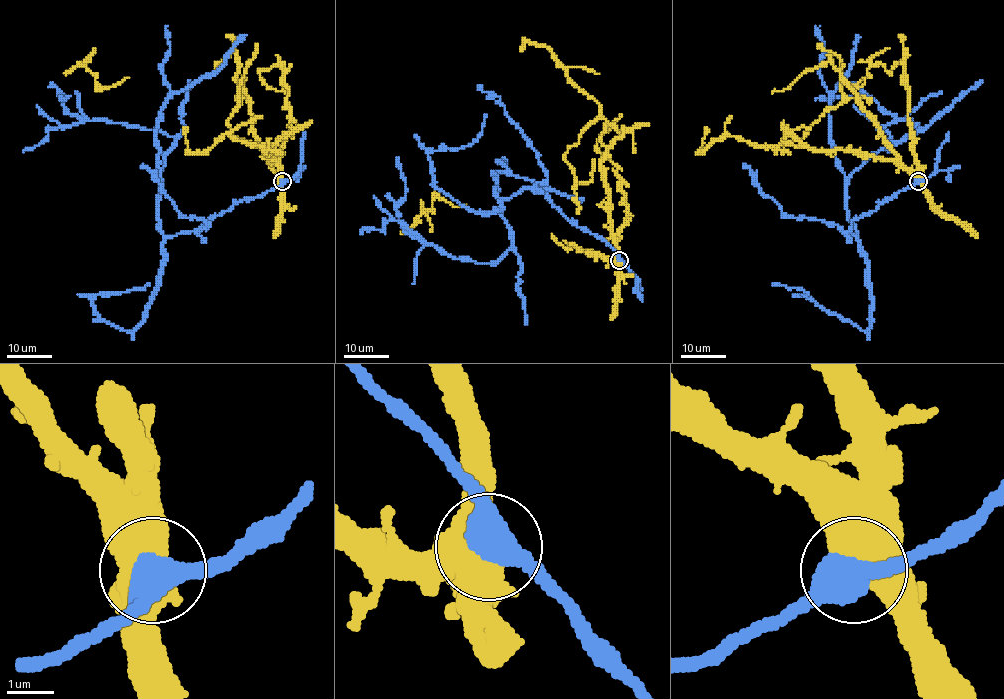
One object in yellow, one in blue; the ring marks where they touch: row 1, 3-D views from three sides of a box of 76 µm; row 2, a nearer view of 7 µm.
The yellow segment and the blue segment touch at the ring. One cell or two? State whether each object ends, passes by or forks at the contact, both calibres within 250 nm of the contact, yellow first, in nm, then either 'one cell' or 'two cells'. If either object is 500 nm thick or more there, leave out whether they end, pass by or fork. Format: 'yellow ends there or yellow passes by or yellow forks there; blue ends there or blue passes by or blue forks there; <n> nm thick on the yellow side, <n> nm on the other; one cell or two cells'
750 nm thick on the yellow side, 500 nm on the other; one cell

